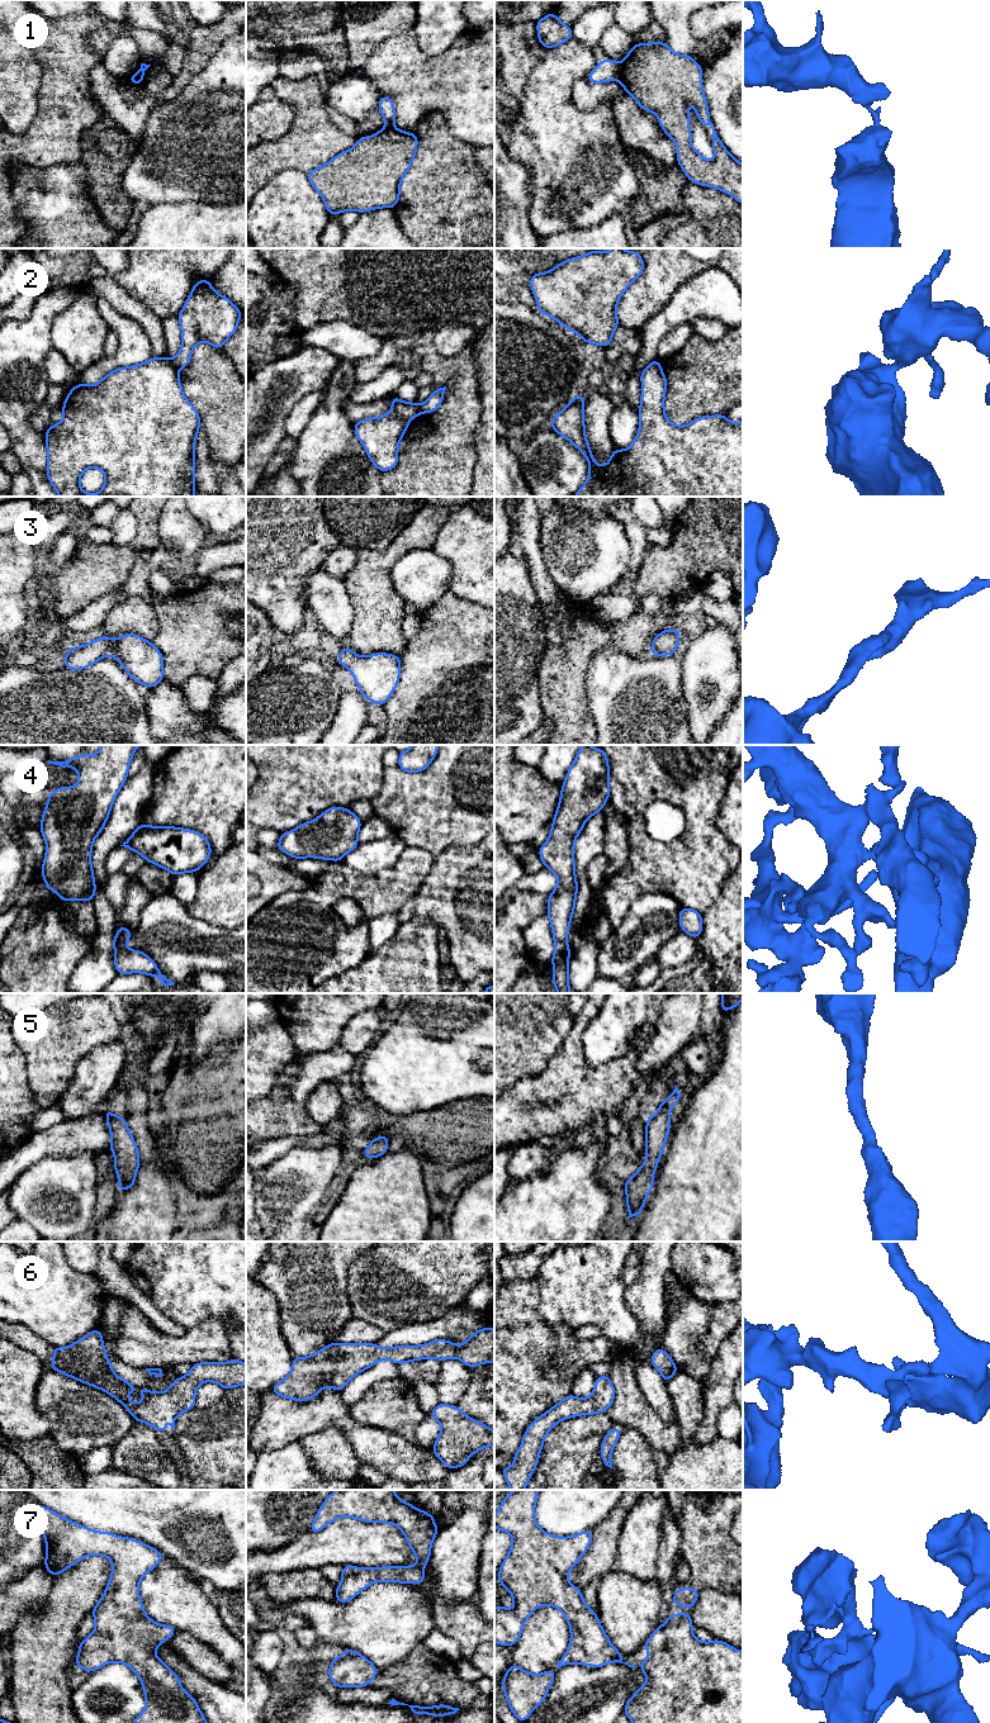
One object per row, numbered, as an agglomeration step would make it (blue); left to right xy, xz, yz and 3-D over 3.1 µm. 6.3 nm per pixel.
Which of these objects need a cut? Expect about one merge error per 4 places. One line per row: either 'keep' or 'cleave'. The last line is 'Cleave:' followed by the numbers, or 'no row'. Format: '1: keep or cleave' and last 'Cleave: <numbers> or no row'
1: cleave
2: cleave
3: keep
4: keep
5: keep
6: keep
7: keep
Cleave: 1, 2

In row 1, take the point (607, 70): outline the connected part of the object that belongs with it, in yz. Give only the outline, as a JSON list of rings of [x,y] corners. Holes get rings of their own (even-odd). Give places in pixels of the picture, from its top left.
[[[602,60],[586,79],[592,84],[617,81],[621,79],[621,65],[614,60]]]

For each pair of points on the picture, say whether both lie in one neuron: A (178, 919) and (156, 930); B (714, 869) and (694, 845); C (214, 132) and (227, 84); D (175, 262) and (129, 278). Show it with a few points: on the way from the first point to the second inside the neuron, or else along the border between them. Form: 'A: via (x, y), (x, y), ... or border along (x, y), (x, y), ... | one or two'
A: via (173, 924), (166, 930), (161, 930) | one
B: via (707, 863), (700, 851) | one
C: via (226, 120), (227, 95) | one
D: via (164, 269), (154, 278), (141, 278) | one

